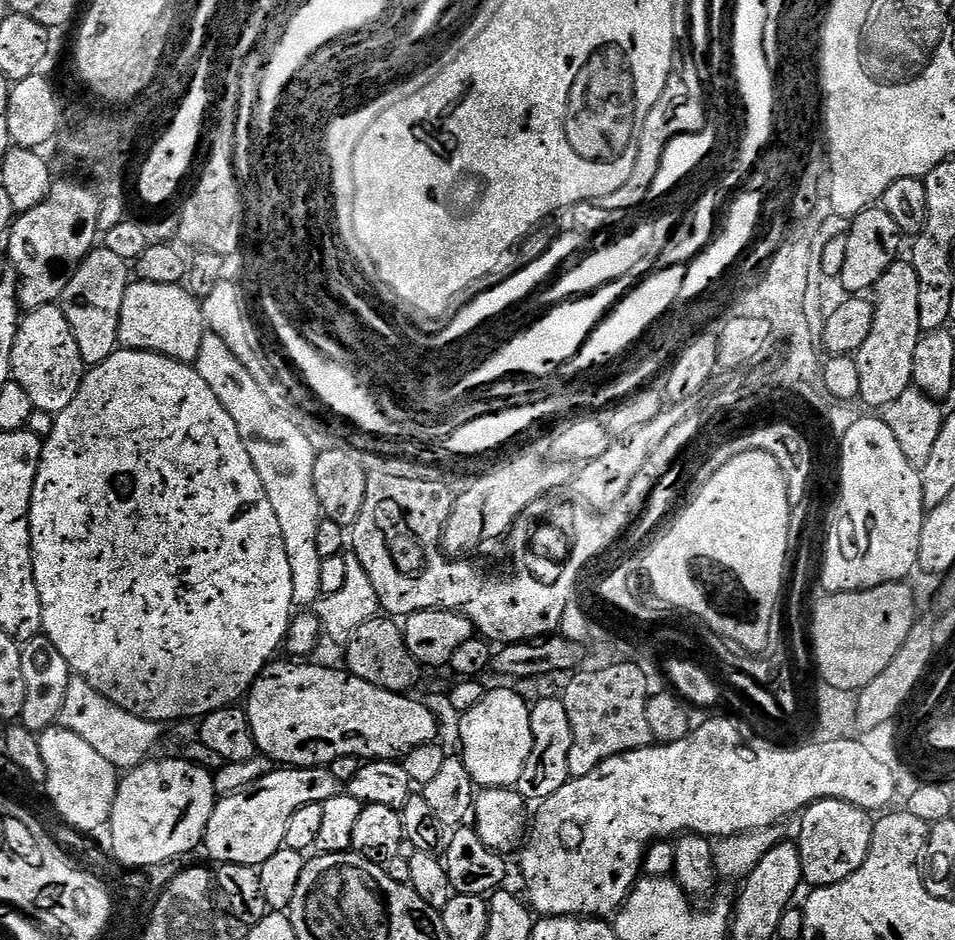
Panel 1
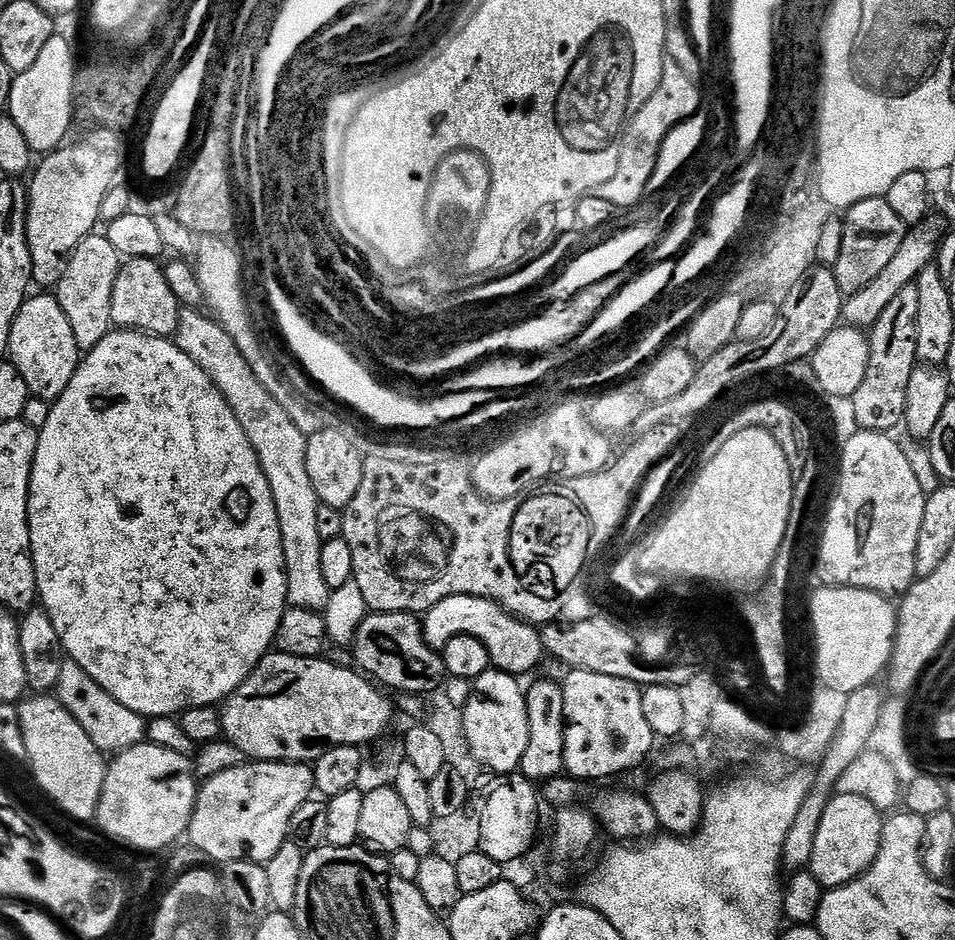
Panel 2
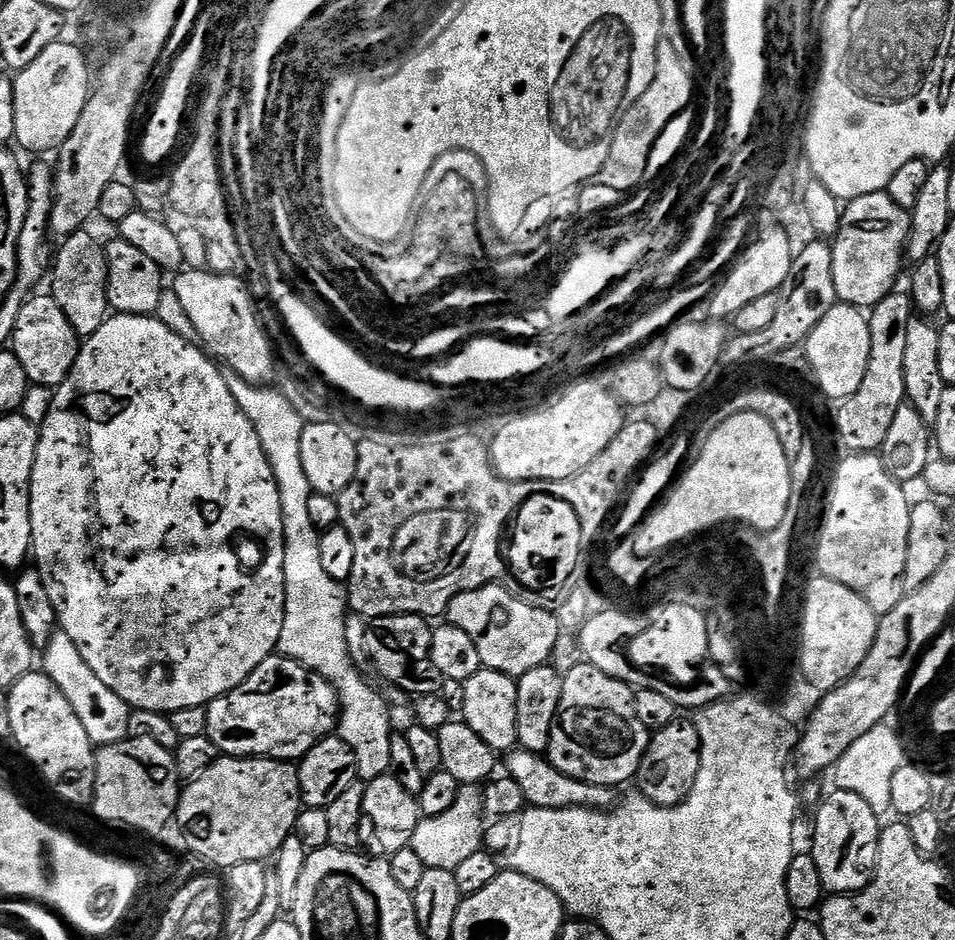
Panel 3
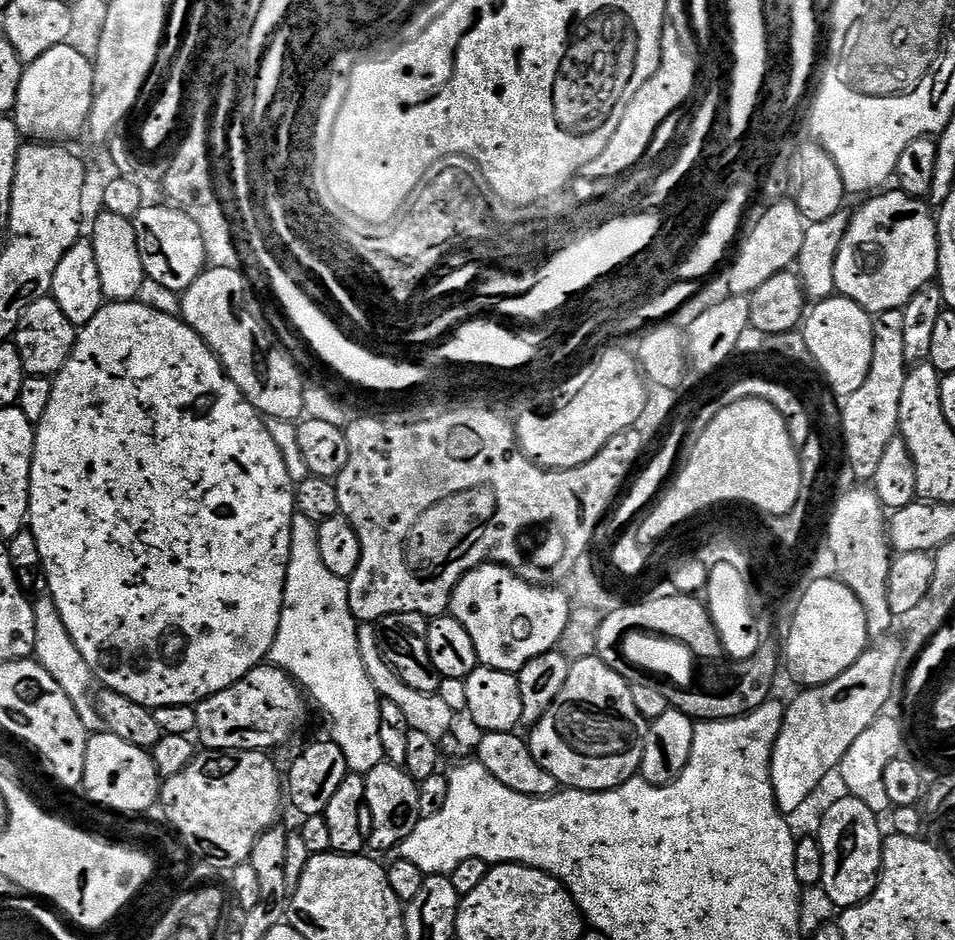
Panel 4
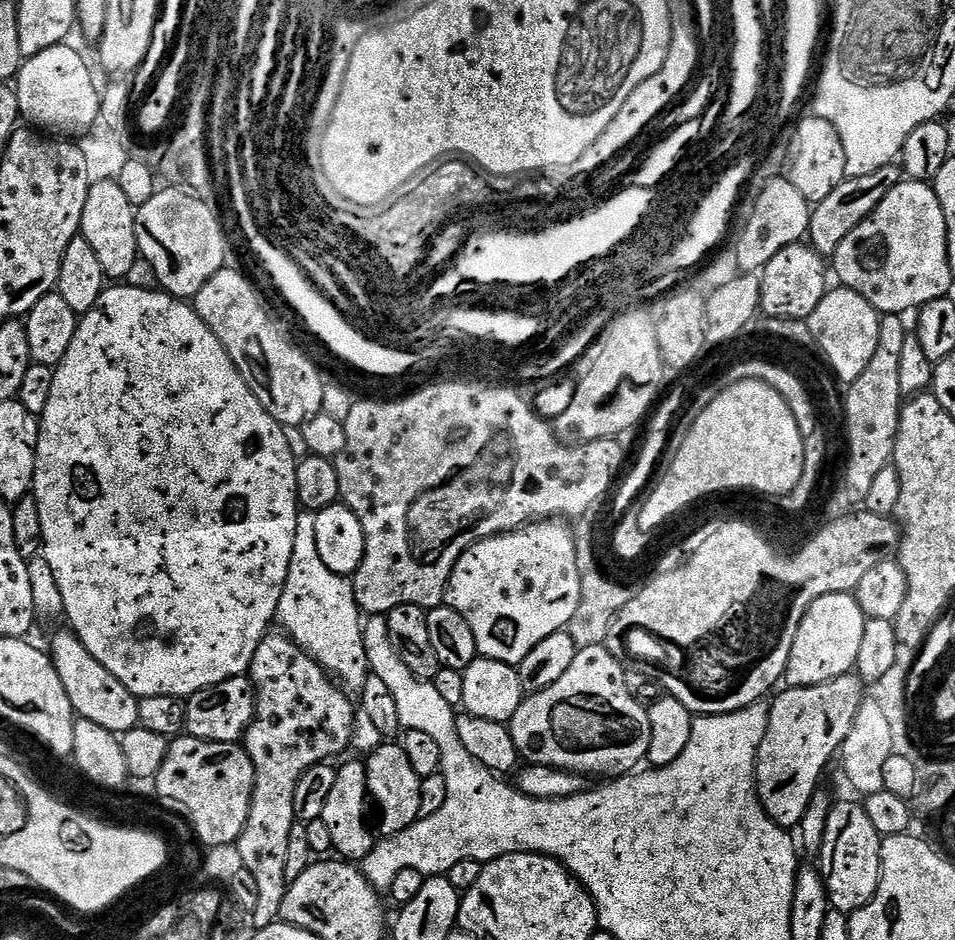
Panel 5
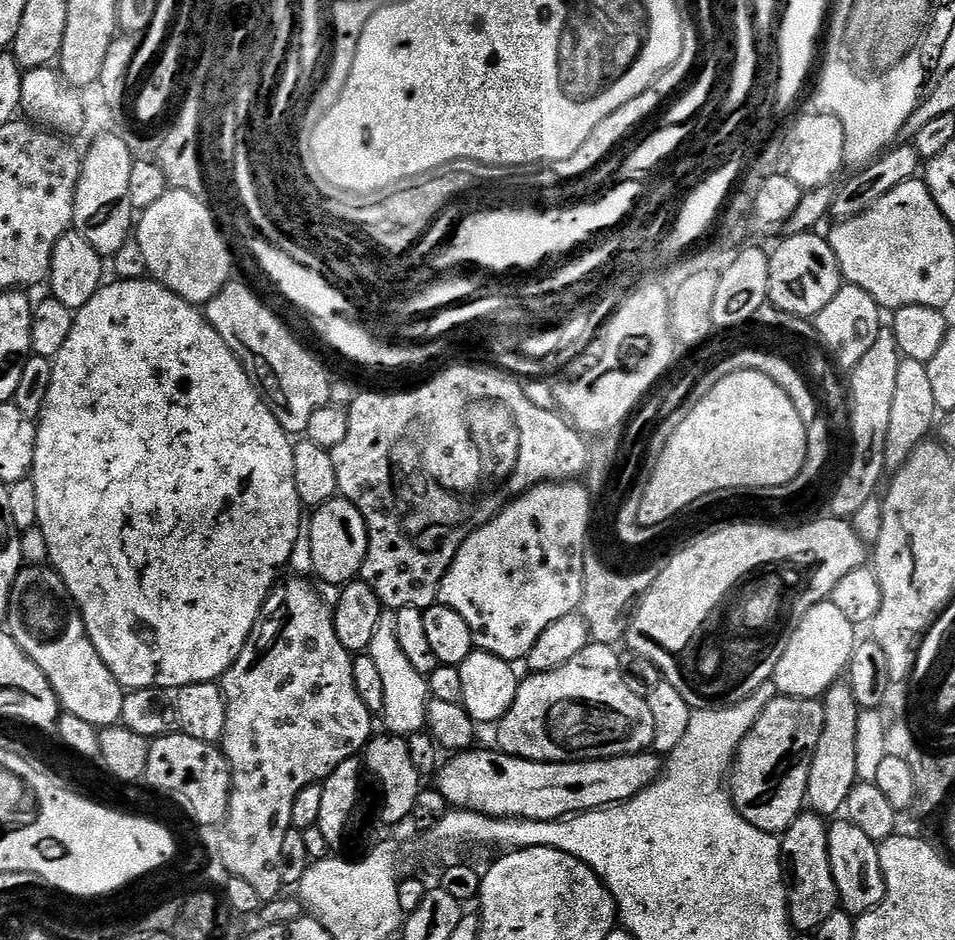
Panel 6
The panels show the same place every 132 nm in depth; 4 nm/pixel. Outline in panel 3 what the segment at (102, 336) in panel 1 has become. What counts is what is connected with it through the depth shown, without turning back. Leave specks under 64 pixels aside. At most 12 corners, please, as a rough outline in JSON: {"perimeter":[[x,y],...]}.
{"perimeter":[[88,230],[67,237],[50,295],[77,336],[110,315],[108,257]]}

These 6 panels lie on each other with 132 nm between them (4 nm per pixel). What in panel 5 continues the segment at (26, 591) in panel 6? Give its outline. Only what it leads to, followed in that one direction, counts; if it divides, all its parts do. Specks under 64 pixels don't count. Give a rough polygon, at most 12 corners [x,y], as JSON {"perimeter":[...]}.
{"perimeter":[[65,630],[50,655],[79,719],[117,734],[140,700]]}

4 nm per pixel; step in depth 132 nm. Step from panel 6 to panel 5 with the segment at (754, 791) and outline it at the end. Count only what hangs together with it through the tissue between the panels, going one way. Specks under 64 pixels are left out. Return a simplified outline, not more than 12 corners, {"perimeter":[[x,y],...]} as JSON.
{"perimeter":[[866,685],[785,687],[756,755],[756,793],[800,825]]}

